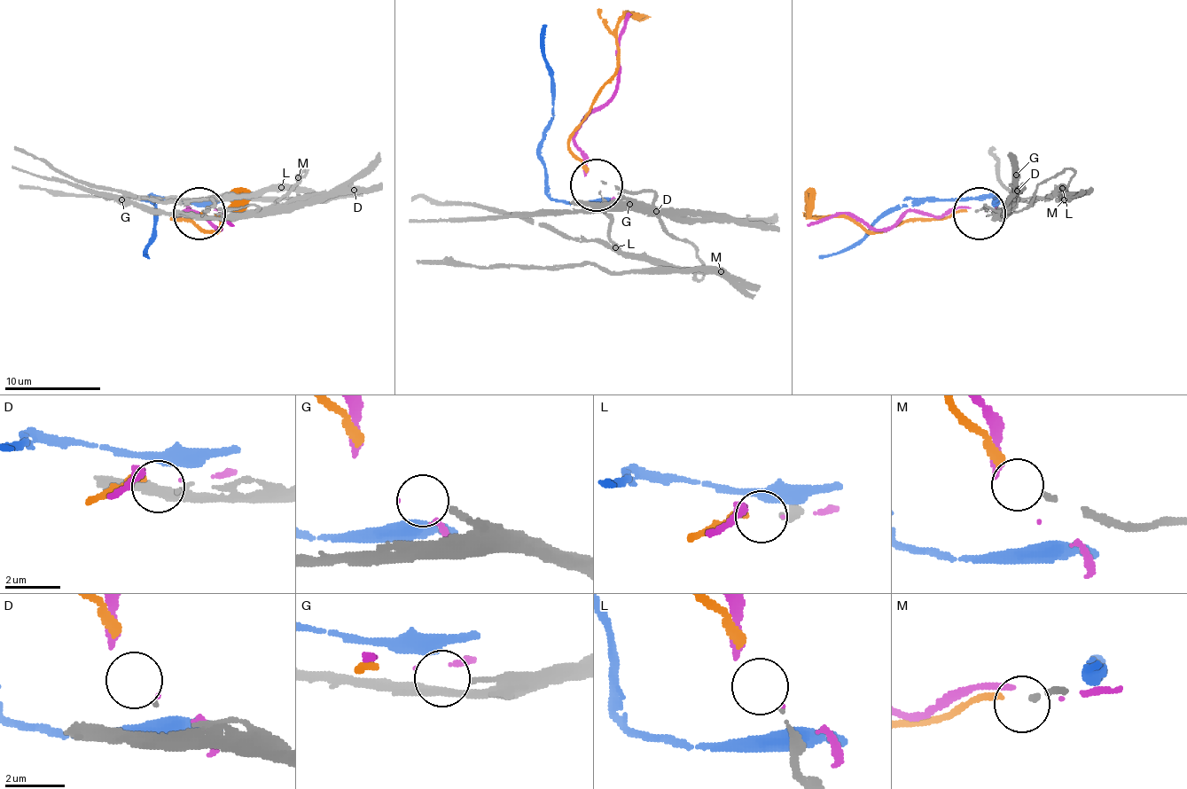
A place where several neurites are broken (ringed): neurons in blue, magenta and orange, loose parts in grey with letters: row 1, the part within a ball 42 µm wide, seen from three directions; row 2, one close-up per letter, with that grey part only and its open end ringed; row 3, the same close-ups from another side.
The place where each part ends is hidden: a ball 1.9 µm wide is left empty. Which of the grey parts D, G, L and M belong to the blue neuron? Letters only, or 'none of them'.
none of them

